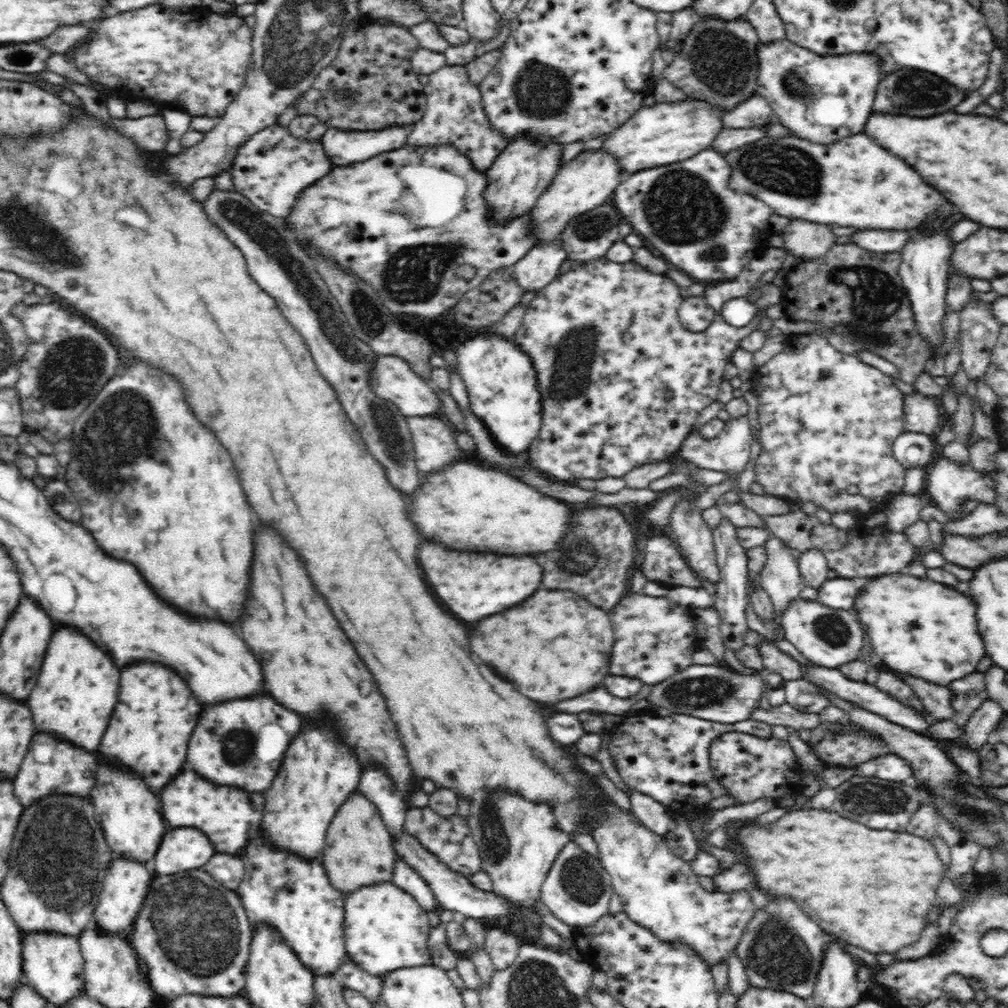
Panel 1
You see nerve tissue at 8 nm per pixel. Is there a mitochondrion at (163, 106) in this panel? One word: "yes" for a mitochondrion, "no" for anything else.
no

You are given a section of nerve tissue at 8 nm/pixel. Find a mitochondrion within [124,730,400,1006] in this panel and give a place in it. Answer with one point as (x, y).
(198, 927)

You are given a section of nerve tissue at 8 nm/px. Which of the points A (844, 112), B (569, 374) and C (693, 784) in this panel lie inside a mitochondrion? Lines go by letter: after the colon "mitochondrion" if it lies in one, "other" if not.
A: other
B: mitochondrion
C: other

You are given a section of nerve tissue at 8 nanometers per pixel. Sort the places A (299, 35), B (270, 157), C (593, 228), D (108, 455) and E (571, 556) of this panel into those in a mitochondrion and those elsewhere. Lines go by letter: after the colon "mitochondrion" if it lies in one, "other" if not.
A: mitochondrion
B: other
C: mitochondrion
D: mitochondrion
E: mitochondrion

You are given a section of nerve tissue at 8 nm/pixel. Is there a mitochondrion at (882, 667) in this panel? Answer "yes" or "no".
no

